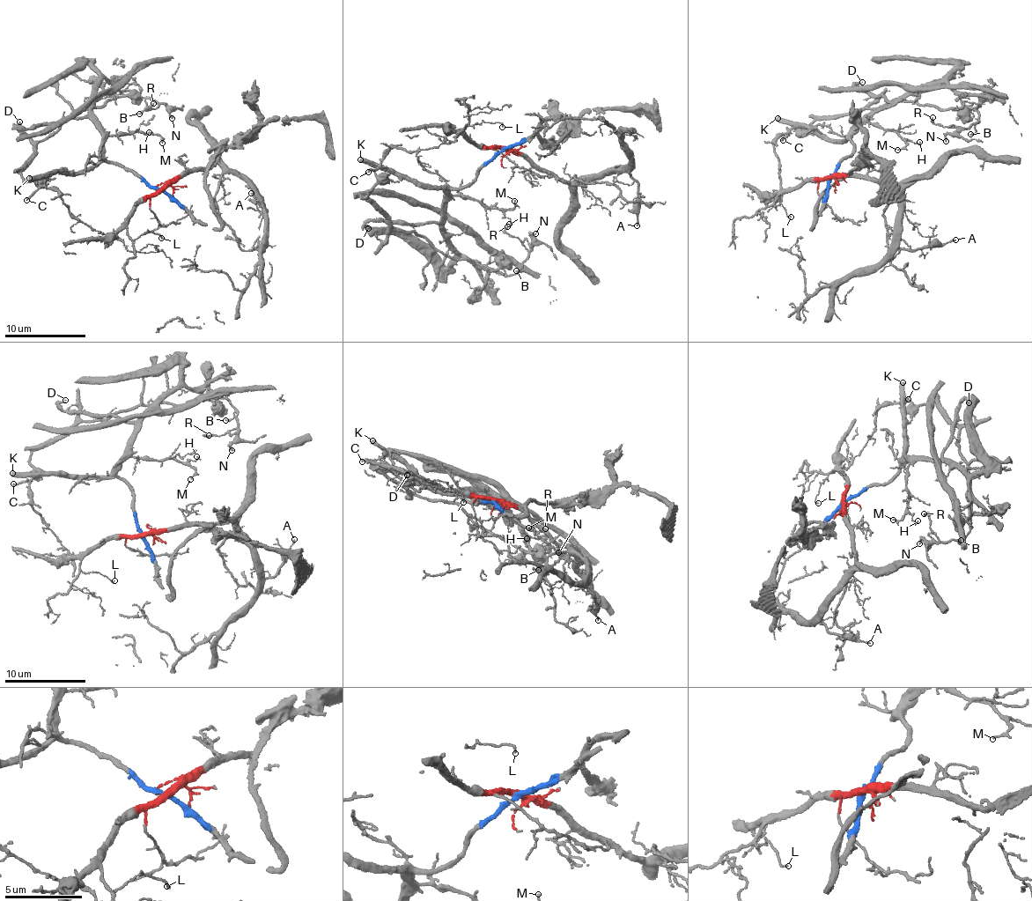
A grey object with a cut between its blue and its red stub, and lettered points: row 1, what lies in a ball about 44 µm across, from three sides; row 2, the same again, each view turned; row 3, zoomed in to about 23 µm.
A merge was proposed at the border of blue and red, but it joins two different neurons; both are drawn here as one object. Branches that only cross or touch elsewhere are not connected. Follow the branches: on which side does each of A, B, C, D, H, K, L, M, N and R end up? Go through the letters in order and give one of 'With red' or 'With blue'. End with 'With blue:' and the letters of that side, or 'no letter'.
A: With red
B: With blue
C: With blue
D: With blue
H: With blue
K: With blue
L: With red
M: With blue
N: With blue
R: With blue
With blue: B, C, D, H, K, M, N, R

